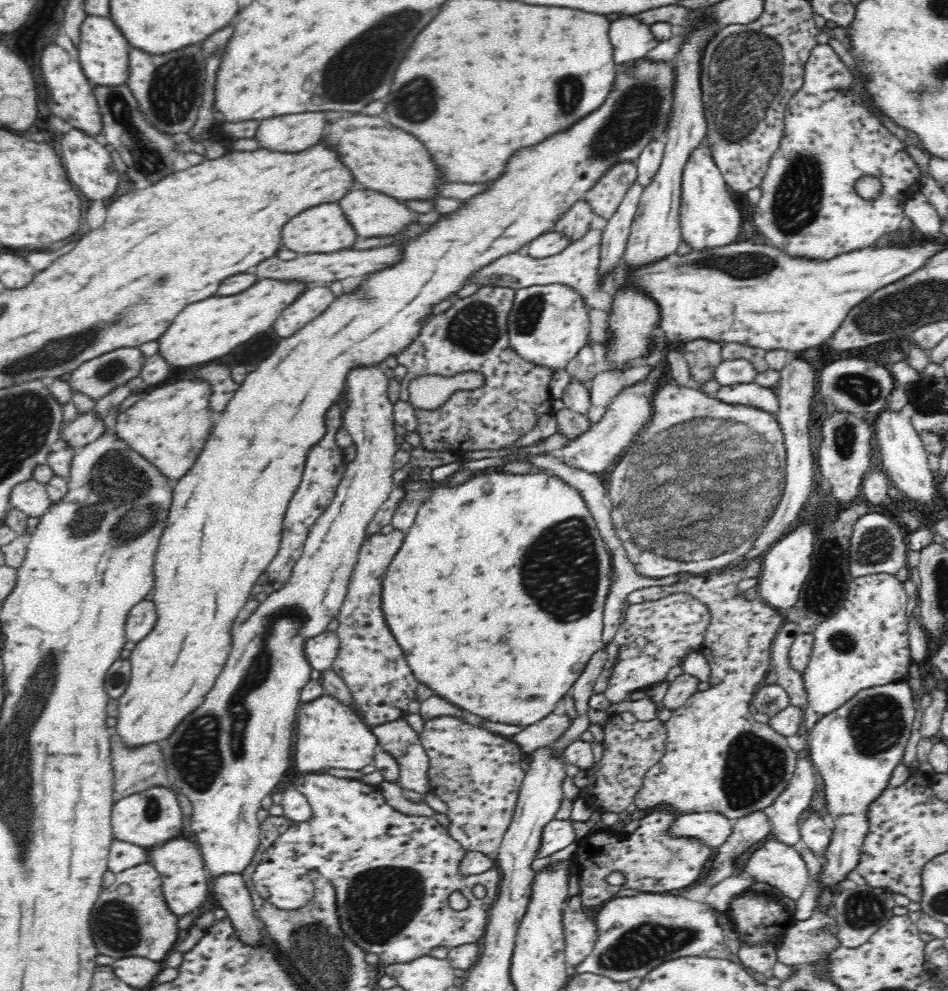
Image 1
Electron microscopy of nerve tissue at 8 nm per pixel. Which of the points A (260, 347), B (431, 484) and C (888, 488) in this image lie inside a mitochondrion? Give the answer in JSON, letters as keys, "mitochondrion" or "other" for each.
{"A":"other","B":"other","C":"other"}

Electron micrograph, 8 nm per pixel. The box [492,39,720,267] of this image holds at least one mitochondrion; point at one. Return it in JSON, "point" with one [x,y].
{"point":[641,111]}

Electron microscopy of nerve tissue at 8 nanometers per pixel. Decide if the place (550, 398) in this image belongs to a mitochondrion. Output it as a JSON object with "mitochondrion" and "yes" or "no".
{"mitochondrion":"no"}

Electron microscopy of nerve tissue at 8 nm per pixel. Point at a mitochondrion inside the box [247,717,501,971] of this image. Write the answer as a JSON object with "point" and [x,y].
{"point":[380,902]}

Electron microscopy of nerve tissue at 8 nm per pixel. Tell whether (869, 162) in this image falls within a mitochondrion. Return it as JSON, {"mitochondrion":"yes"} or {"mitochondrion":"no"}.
{"mitochondrion":"no"}

